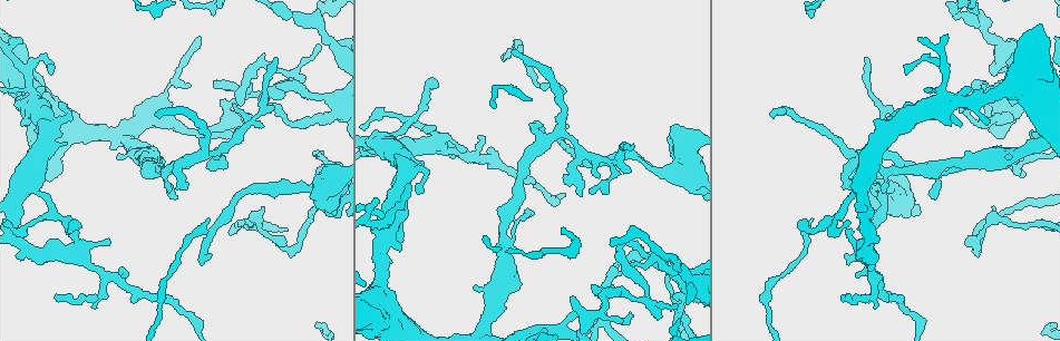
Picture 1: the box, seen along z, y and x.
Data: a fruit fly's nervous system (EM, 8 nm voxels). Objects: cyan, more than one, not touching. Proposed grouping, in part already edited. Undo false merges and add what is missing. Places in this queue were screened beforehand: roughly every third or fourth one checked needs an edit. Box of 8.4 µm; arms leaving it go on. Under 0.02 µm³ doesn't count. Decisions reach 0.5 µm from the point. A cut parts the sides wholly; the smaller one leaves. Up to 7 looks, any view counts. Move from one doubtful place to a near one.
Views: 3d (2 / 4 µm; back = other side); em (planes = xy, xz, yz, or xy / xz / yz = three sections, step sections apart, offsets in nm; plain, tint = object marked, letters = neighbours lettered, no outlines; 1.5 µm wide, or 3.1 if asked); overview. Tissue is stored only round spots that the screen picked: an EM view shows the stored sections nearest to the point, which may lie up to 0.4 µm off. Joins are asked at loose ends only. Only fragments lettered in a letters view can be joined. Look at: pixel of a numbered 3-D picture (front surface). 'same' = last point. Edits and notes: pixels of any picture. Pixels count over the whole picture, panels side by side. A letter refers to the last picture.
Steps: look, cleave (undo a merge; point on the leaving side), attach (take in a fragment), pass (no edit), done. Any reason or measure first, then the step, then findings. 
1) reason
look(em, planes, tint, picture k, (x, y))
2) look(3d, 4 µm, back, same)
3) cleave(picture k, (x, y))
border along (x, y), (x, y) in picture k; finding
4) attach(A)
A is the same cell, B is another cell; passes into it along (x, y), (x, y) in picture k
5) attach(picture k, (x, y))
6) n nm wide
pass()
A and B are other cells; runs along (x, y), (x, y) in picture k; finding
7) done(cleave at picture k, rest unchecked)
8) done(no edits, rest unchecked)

sudden change in width
look(3d, 4 µm, picture 1, (945, 162))

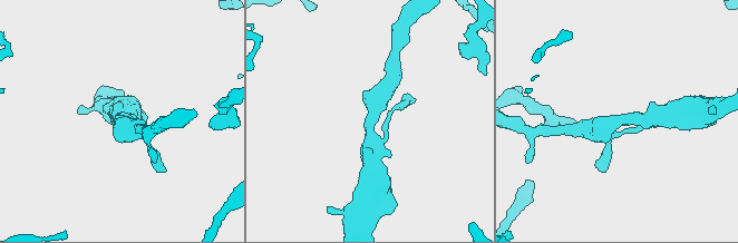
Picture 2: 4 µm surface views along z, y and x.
shape alone is not enough
look(em, planes, tint, picture 2, (618, 118))

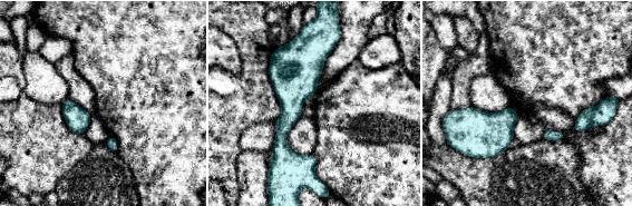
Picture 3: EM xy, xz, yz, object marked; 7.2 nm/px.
see the neighbours
look(em, planes, letters, same)

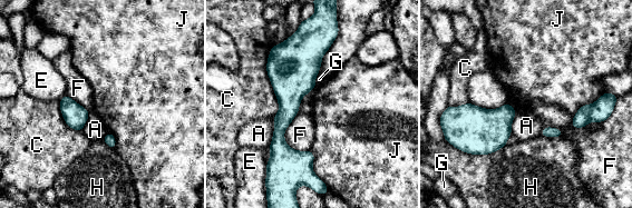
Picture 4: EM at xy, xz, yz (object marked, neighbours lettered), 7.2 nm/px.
pass()
A, C, E, F, G, H and J are other cells; border along (298, 112), (284, 140), (307, 151) in picture 4; all the same neuron

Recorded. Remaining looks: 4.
thick end
look(3d, 2 µm, picture 1, (106, 240))

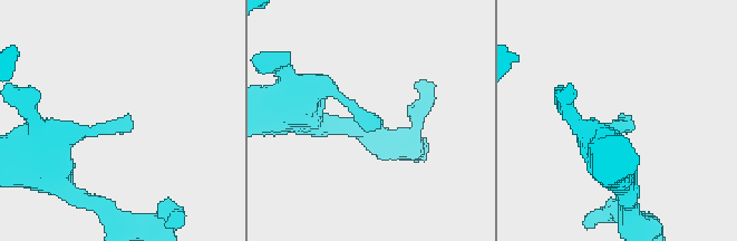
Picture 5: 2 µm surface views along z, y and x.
look(em, planes, letters, picture 5, (624, 115))

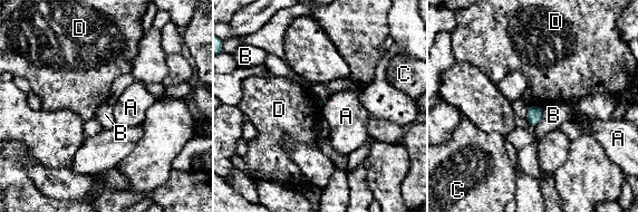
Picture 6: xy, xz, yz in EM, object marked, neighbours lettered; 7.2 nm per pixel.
pass()
A, B, C and D are other cells; border along (529, 104), (541, 108) in picture 6; none of them fits

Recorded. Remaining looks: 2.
branch point
look(3d, 2 µm, picture 1, (601, 315))

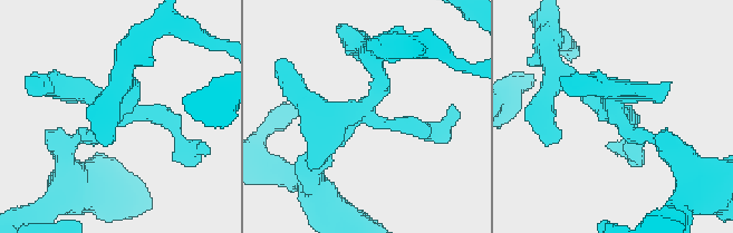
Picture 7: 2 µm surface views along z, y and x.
look(em, planes, letters, picture 7, (361, 112))

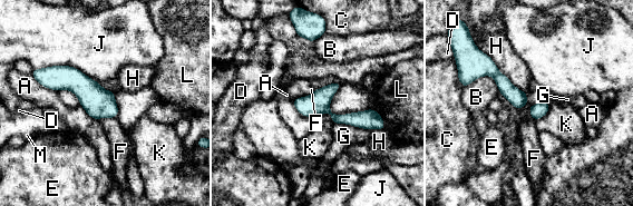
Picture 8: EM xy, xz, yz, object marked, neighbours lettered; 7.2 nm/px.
J touches over 500 nm
pass()
A, B, C, D, E, F, G, H, J, K, L and M are other cells; one neuron here

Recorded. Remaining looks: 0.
done(no edits, rest unchecked)

